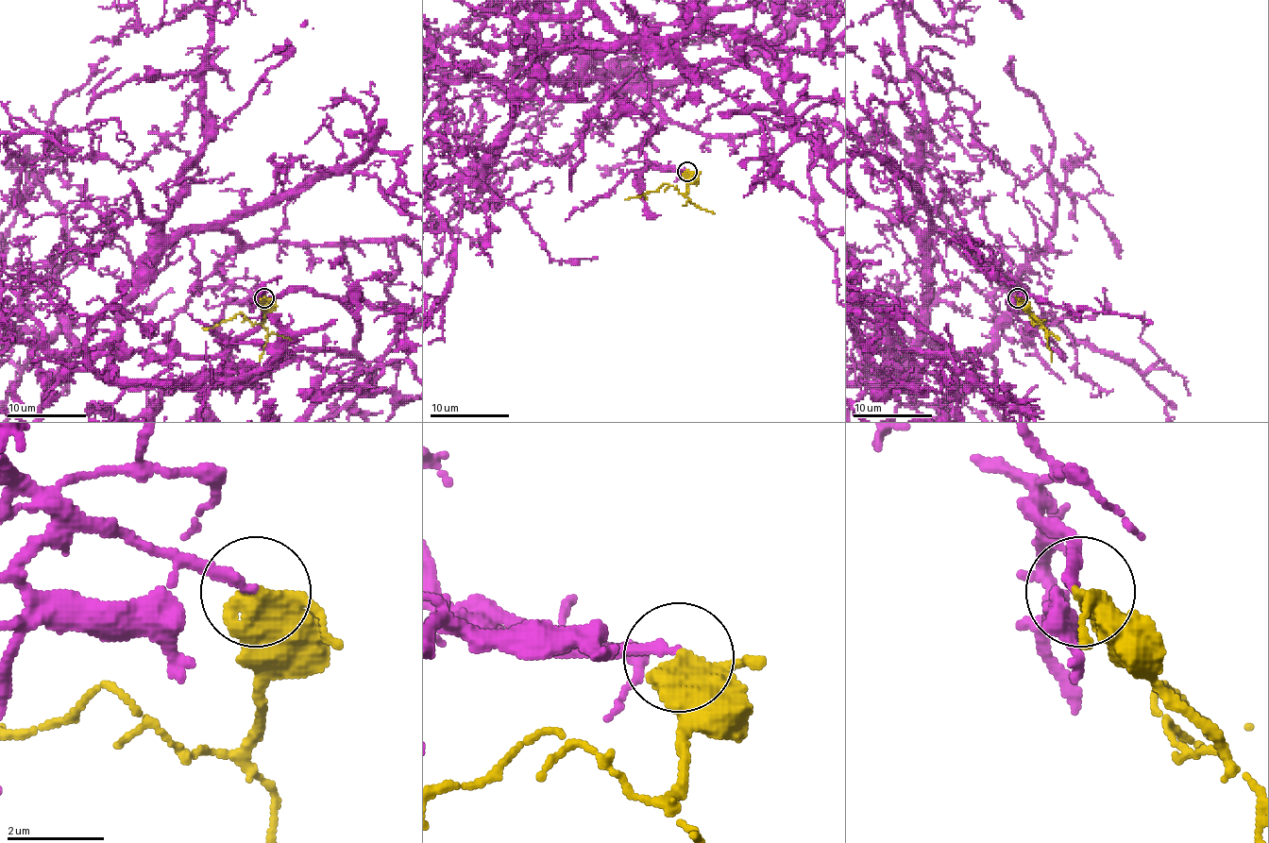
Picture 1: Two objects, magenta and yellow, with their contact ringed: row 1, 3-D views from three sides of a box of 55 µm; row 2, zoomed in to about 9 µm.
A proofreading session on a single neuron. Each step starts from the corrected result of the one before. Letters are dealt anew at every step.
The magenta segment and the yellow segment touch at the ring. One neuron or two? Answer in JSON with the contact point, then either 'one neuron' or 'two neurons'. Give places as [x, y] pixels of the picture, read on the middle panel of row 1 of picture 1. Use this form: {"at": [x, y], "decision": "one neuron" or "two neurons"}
{"at": [686, 171], "decision": "one neuron"}

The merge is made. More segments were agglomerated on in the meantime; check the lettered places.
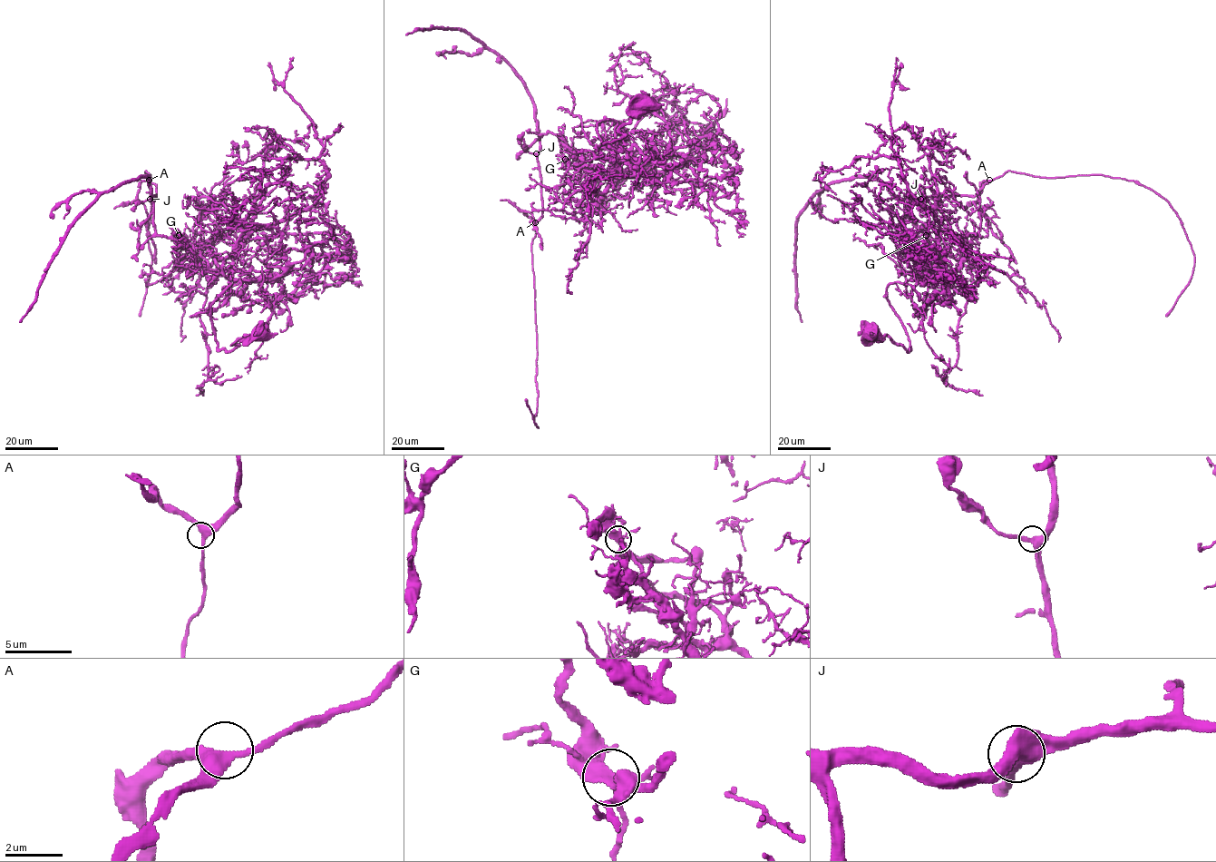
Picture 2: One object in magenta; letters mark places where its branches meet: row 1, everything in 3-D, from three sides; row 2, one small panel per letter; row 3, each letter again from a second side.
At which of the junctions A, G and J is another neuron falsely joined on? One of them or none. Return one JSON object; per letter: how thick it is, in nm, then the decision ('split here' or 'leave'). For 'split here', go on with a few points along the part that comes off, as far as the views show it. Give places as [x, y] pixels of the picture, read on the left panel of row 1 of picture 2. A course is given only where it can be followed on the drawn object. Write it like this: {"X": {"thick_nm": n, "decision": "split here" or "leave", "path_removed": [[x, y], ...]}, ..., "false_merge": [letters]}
{"A": {"thick_nm": 360, "decision": "leave"}, "G": {"thick_nm": 360, "decision": "split here", "path_removed": [[179, 235], [155, 232], [151, 197], [156, 186], [145, 171], [150, 178], [148, 242], [152, 256], [140, 316]]}, "J": {"thick_nm": 400, "decision": "leave"}, "false_merge": ["G"]}

